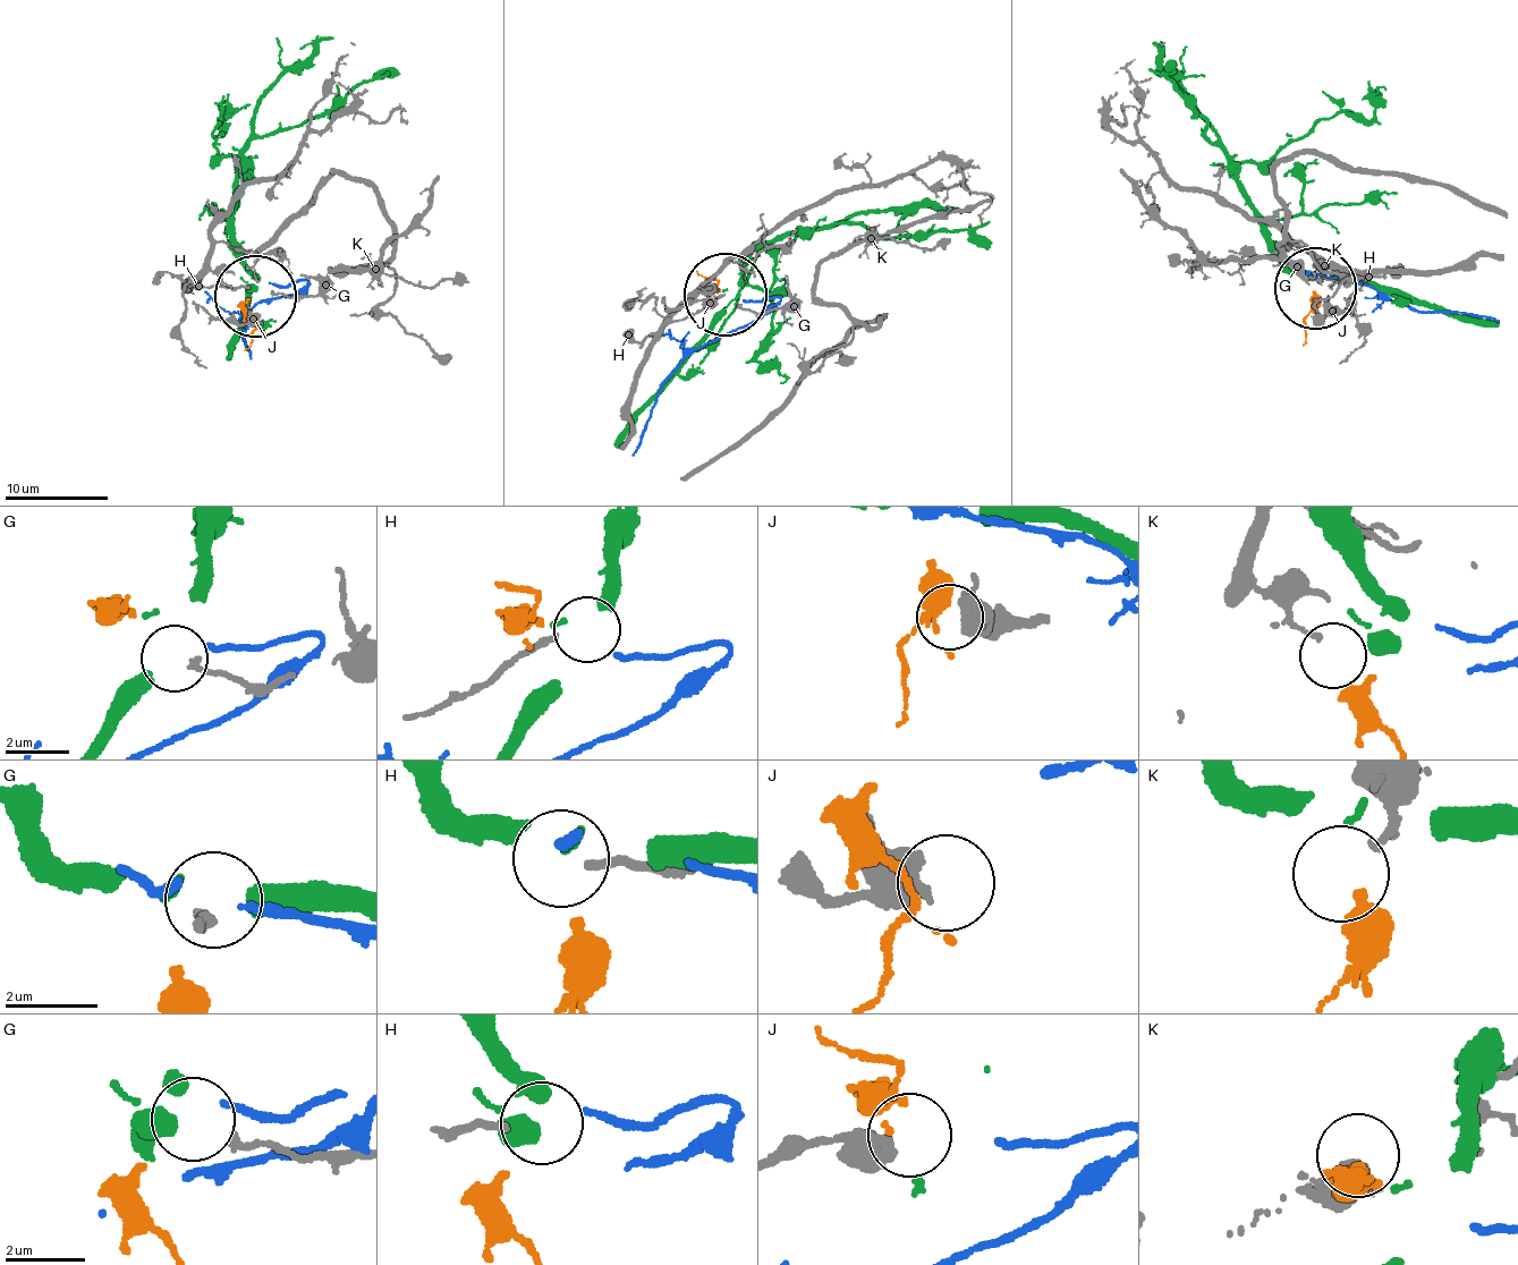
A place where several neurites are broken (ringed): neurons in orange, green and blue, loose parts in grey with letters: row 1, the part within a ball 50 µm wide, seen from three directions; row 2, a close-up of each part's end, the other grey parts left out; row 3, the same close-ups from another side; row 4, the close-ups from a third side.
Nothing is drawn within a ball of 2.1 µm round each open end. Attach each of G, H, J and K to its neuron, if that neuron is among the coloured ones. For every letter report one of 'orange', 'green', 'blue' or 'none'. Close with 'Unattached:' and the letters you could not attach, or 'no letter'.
G: green
H: blue
J: none
K: orange
Unattached: J

